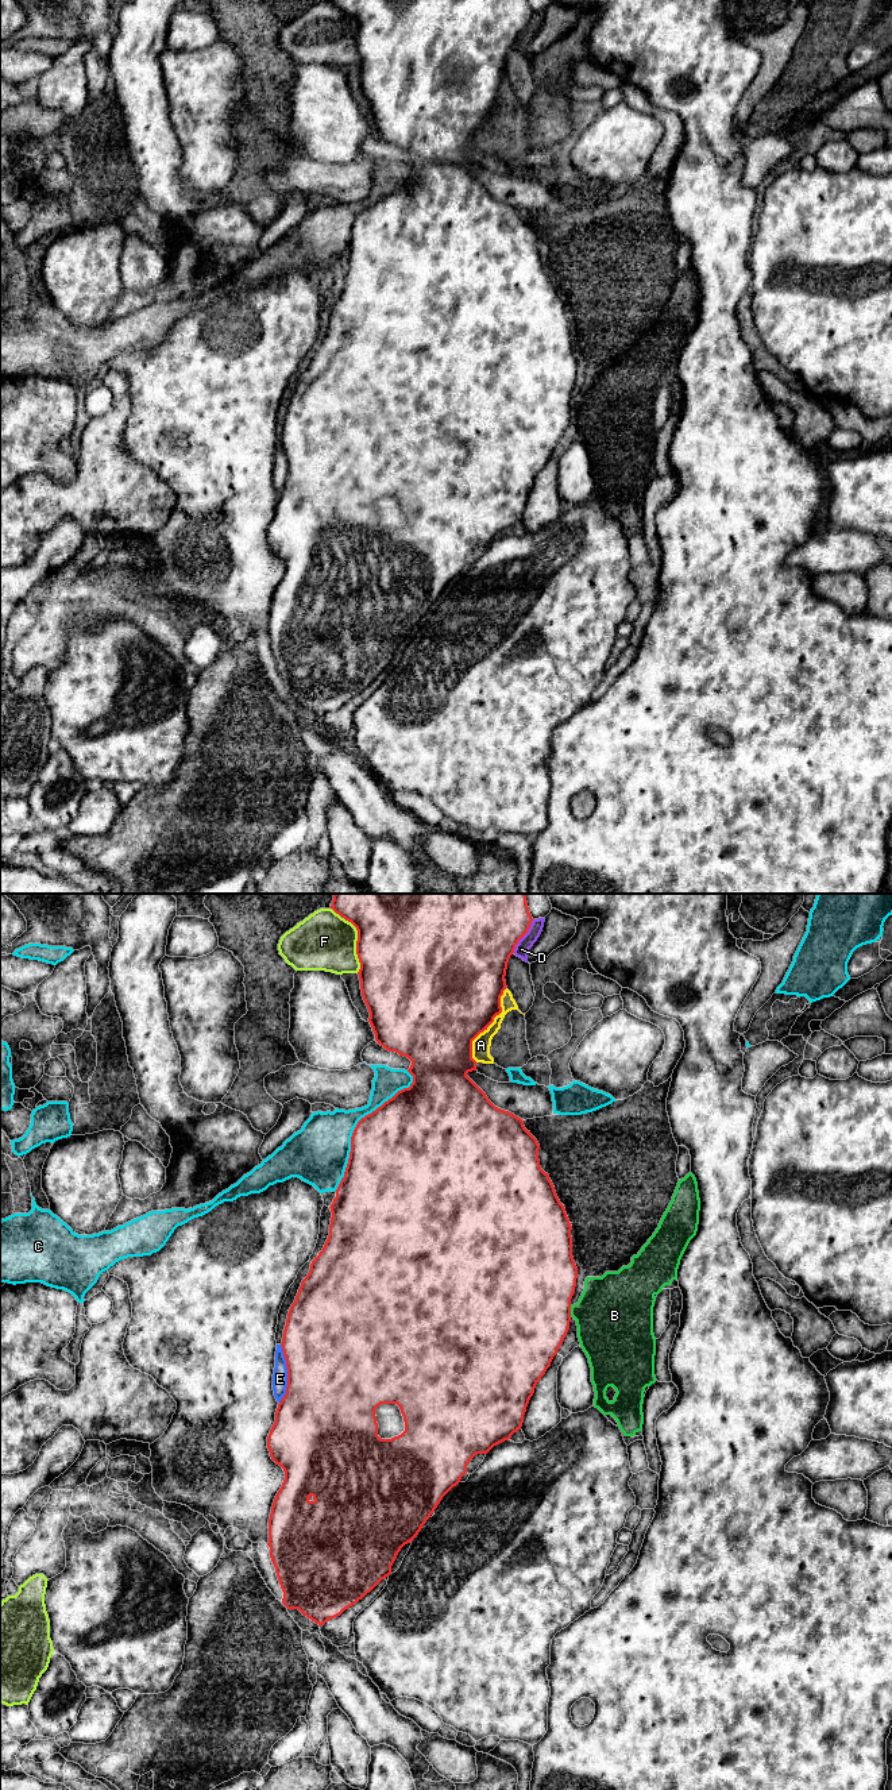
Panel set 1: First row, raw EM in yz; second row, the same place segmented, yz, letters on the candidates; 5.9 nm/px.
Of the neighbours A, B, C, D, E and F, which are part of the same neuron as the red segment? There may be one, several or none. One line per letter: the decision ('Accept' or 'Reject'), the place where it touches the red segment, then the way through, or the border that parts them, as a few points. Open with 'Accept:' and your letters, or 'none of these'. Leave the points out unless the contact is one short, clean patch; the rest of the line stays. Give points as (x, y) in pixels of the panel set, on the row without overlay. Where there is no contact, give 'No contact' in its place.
Accept: none of these
A: Reject. Touches red at yz (489, 118)
B: Reject. Touches red at yz (570, 404). Boundary: yz (570, 398), (571, 408)
C: Reject. Touches red at yz (358, 216)
D: Reject. Touches red at yz (524, 27)
E: Reject. Touches red at yz (288, 467)
F: Reject. Touches red at yz (358, 30)

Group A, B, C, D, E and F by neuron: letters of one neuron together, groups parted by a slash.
A C / B / D F / E

